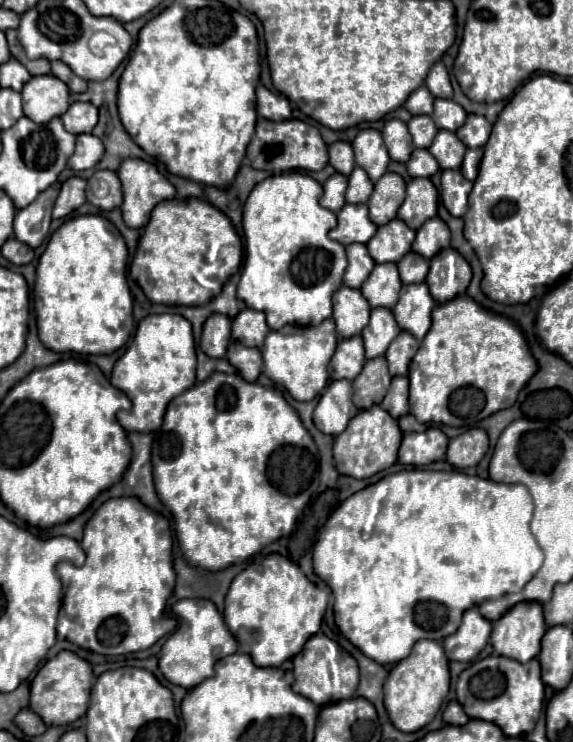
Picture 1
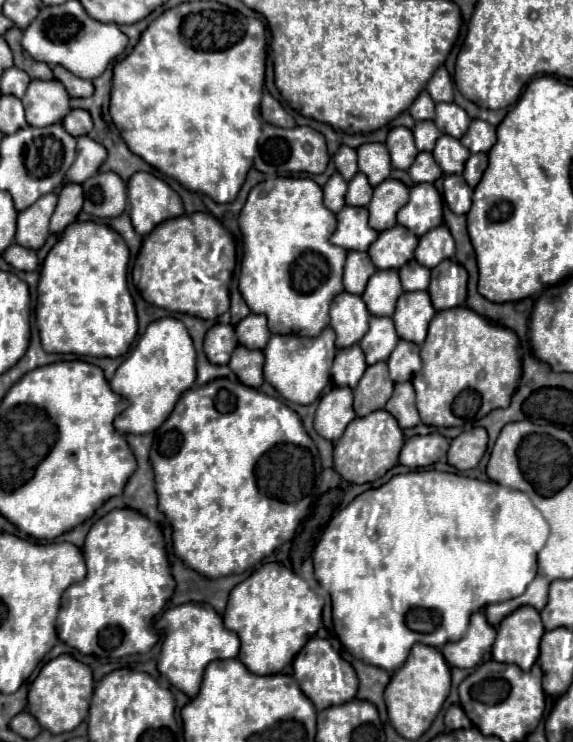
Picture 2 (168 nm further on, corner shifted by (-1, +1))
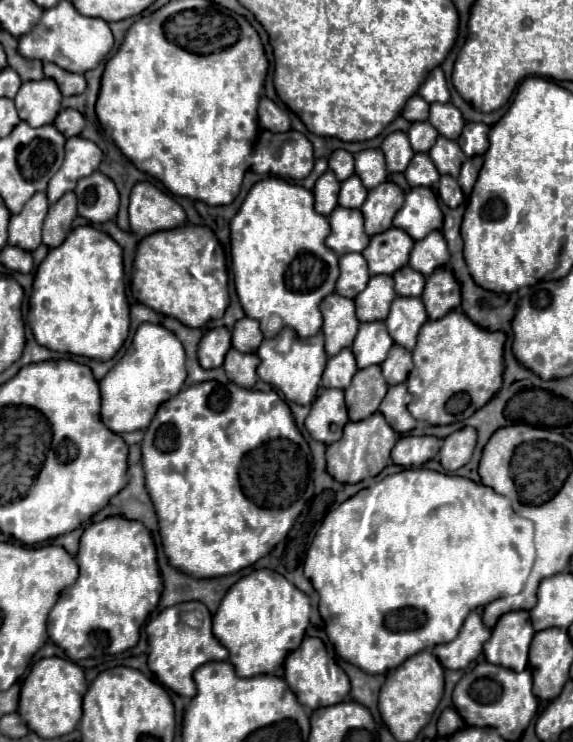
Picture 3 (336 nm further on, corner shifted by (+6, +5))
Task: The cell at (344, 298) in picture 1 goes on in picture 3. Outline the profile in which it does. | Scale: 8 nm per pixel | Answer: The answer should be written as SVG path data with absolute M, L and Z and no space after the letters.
M333 292L321 302L321 314L325 352L327 356L335 356L341 348L349 348L353 344L353 336L357 336L359 320L355 316L355 302Z

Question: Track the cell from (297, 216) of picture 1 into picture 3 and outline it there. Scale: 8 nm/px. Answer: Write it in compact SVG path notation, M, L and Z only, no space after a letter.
M269 176L249 190L239 212L231 220L231 268L239 302L249 318L259 320L265 338L273 338L283 326L293 328L299 338L321 330L319 304L335 290L339 258L325 248L329 220L313 206L311 190Z

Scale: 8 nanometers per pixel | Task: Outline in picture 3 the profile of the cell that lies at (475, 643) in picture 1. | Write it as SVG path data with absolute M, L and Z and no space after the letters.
M469 612L457 638L435 646L433 654L437 656L437 660L441 660L443 668L461 670L467 668L469 662L473 662L483 652L483 644L489 640L489 636L491 630L485 628L479 612Z

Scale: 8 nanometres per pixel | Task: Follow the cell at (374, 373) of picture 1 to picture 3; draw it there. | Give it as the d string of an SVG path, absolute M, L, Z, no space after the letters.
M379 366L357 370L351 386L345 390L349 418L357 422L371 416L373 412L377 412L385 394L387 394L387 384Z

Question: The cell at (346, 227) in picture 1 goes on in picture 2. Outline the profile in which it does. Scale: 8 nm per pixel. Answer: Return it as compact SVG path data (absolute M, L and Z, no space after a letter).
M344 206L338 212L338 228L332 234L330 242L344 250L368 250L370 244L376 240L378 232L368 224L368 210L366 208L352 208Z

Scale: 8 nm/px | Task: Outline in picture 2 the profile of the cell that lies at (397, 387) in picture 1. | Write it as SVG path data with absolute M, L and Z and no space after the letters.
M404 382L404 384L394 386L394 394L388 400L386 410L396 418L400 428L414 428L420 424L420 416L414 406L412 382Z

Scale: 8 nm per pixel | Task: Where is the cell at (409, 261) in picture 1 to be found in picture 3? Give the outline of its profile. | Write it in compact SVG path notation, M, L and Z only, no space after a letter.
M405 266L401 272L395 272L393 278L399 296L421 296L421 288L425 286L425 276L421 276L421 272L413 272L413 268Z

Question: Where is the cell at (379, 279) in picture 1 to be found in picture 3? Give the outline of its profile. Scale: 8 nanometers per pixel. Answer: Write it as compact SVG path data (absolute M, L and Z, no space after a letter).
M371 276L367 288L355 296L359 322L385 320L393 298L395 298L393 278L391 276Z

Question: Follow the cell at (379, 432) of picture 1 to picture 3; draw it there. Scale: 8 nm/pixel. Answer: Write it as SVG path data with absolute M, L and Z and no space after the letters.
M375 412L373 416L359 420L359 422L349 422L349 424L345 424L345 432L343 432L341 440L337 440L337 444L327 446L327 472L335 480L349 482L349 484L377 476L391 462L389 454L391 454L391 448L395 446L395 442L397 442L397 434L385 422L381 412Z

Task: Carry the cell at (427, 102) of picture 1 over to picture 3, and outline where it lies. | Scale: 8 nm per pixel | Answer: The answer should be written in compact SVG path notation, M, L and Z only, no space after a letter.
M419 94L411 96L403 108L403 118L409 122L421 122L427 120L427 116L429 116L429 104L421 100Z

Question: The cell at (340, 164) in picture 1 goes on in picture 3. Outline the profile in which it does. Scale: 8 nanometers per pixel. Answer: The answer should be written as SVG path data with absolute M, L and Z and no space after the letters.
M335 150L329 158L329 170L335 172L337 180L343 182L353 174L353 154L349 154L347 150Z

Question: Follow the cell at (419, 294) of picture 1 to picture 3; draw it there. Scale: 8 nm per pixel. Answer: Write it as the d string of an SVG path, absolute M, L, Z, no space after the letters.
M397 296L391 304L391 312L385 324L395 344L401 344L403 348L413 350L417 342L417 332L425 320L427 320L427 312L425 312L425 306L421 304L421 298Z

